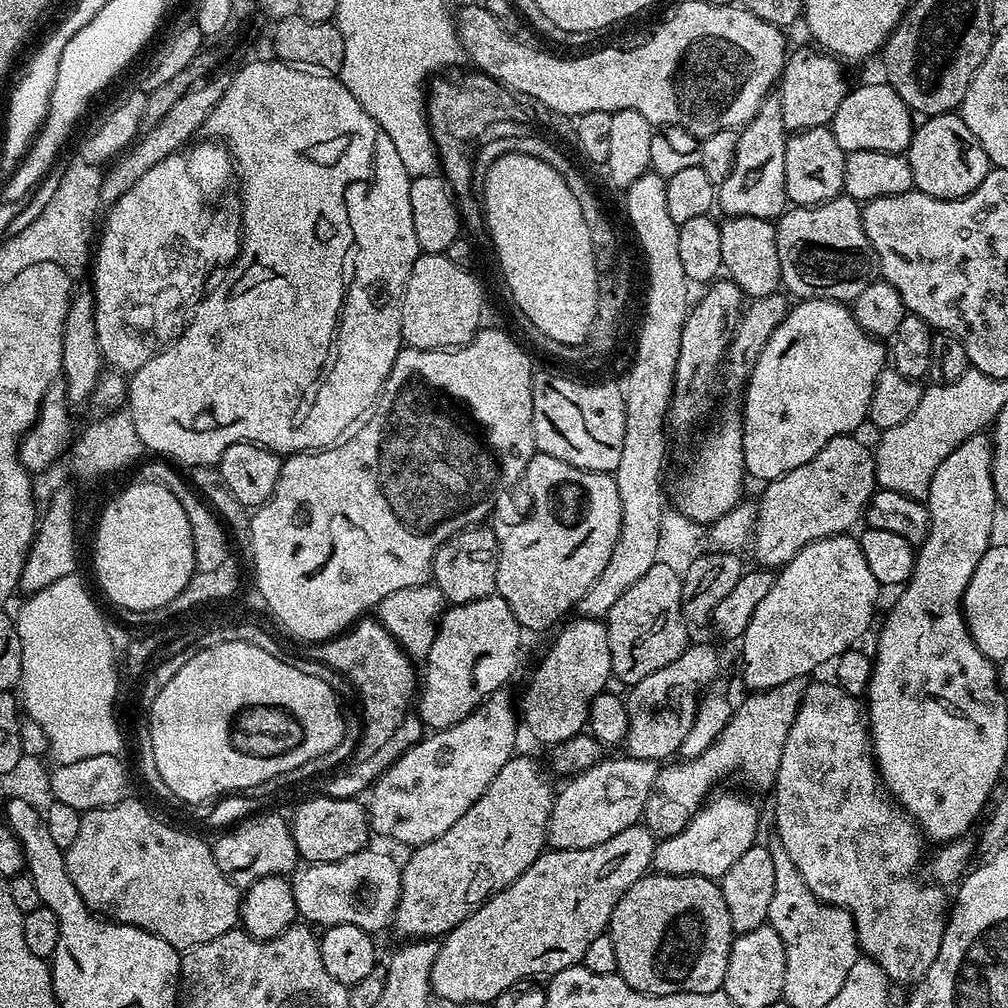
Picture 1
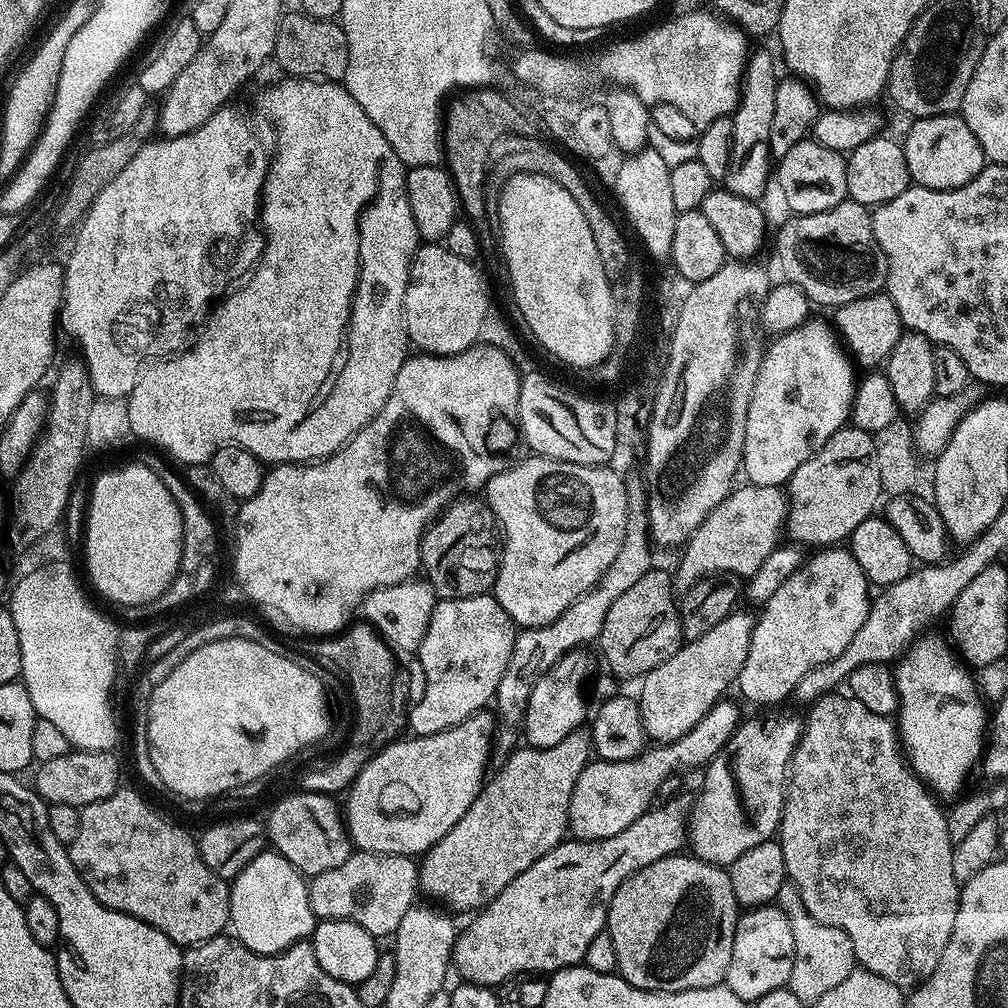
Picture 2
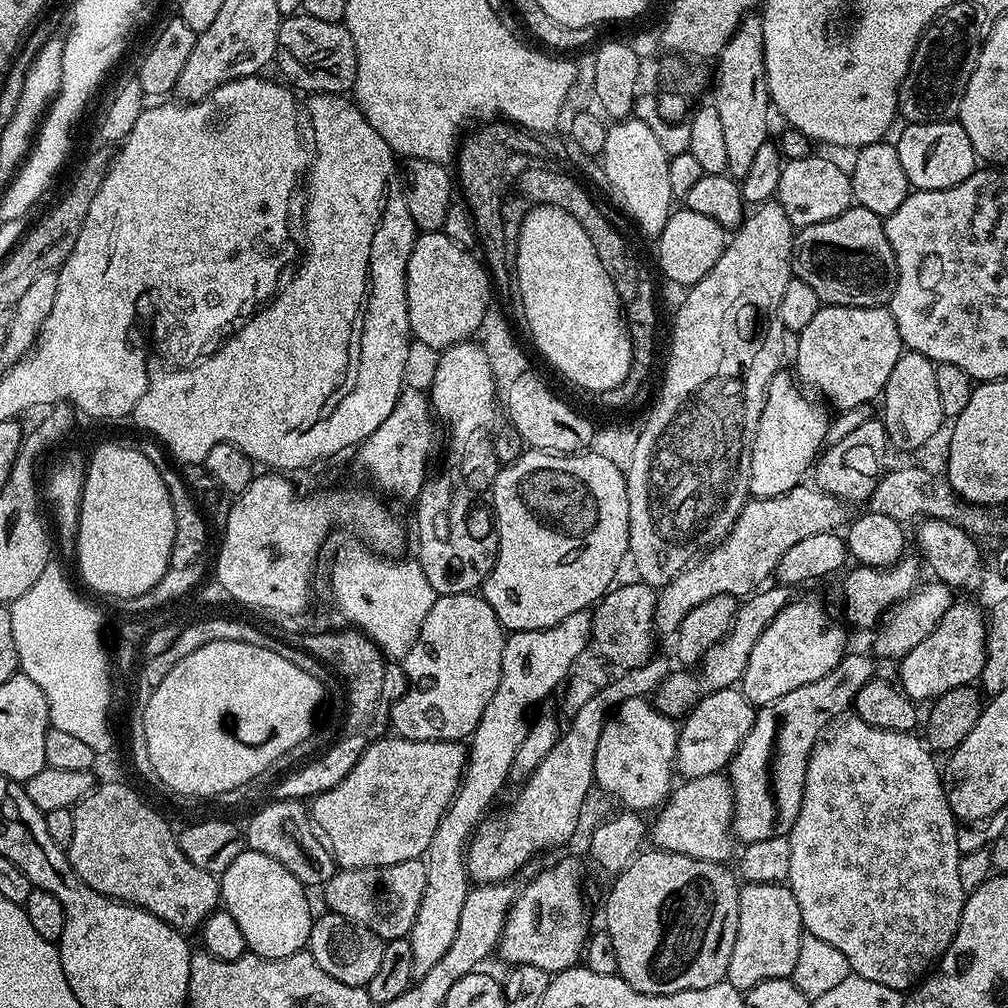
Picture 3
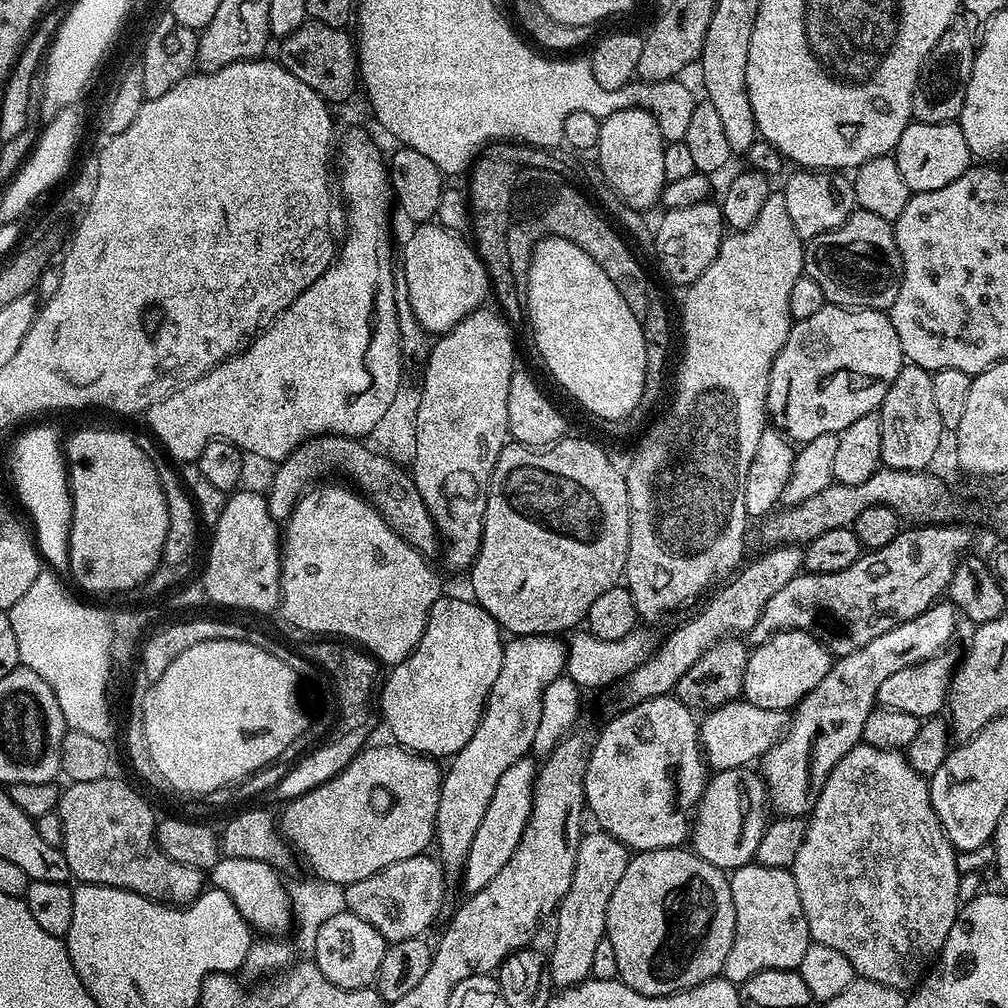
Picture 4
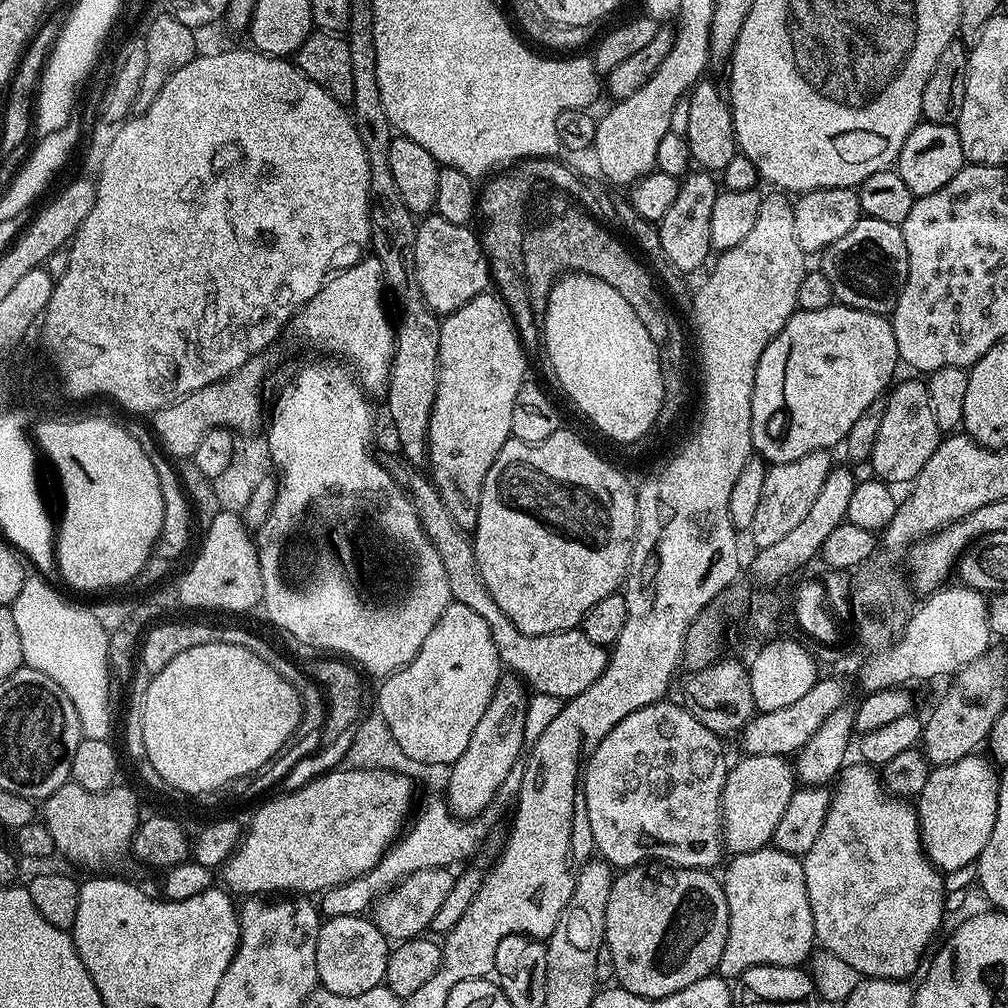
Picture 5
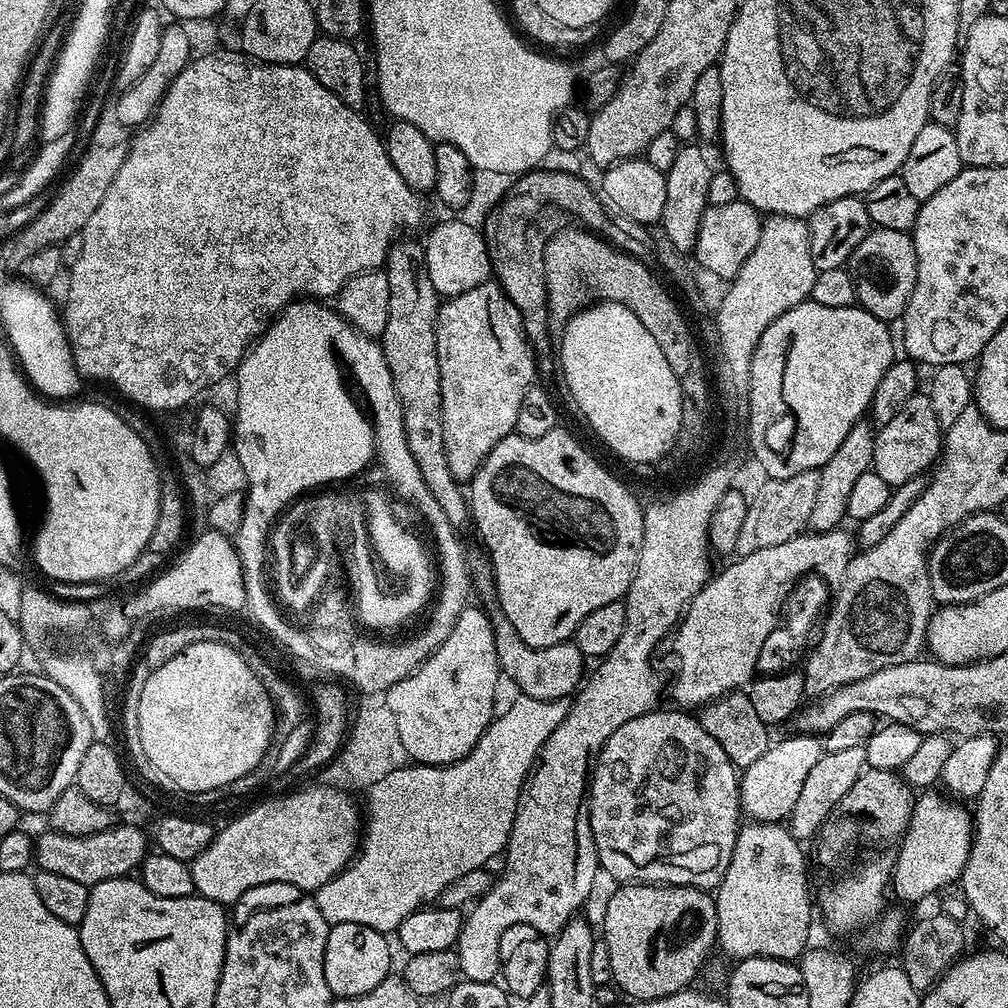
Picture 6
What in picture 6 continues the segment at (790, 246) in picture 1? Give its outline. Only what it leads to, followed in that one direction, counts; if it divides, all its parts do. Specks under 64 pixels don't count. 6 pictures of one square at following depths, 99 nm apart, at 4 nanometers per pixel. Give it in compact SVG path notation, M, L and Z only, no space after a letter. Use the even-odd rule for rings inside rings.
M873 227L866 238L854 246L846 267L852 274L856 287L856 304L859 307L885 322L899 321L903 317L910 302L910 294L914 294L914 282L918 278L918 262L909 233Z

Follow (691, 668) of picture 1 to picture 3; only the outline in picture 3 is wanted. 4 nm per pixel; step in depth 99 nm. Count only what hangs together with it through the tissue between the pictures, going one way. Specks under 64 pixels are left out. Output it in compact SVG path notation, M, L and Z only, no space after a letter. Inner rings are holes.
M761 587L751 593L737 607L736 616L732 619L732 629L718 643L710 646L710 650L700 659L700 663L695 670L669 671L667 678L660 683L660 687L654 693L656 709L663 716L683 718L692 711L692 708L703 696L708 696L712 692L717 692L723 688L739 685L740 679L744 677L746 662L750 658L750 650L754 650L754 642L758 642L762 630L766 630L766 626L770 626L770 622L774 622L777 614L790 603L787 587L768 587Z

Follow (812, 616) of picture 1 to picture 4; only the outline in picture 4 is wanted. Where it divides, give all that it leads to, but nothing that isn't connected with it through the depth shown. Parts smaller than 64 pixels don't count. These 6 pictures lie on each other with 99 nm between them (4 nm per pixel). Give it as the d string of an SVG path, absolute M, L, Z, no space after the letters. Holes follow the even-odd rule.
M808 630L779 632L766 642L755 645L749 651L744 675L743 699L754 706L762 706L766 710L795 709L801 698L810 694L826 678L832 669L834 656L831 656Z

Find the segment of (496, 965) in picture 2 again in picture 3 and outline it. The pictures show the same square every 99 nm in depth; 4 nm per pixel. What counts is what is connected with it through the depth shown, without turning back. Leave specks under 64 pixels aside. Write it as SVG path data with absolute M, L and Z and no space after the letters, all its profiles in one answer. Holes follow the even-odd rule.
M715 772L702 778L684 780L673 787L669 797L655 813L656 821L650 824L650 840L661 852L677 852L699 860L727 861L732 852L734 837L732 835L732 786L727 775ZM568 856L553 868L538 873L524 889L519 889L512 909L508 911L498 945L498 956L505 960L505 965L538 966L549 974L555 974L573 967L581 959L590 935L588 908L580 889L583 880L584 872L579 862Z

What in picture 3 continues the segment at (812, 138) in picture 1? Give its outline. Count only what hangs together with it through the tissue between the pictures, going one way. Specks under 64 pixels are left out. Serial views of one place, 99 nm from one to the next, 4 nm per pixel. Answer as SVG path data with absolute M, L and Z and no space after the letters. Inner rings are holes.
M809 154L797 160L789 160L780 169L776 196L786 210L786 218L790 218L796 230L838 218L838 214L854 204L851 175L845 169L843 172L834 161L816 155Z

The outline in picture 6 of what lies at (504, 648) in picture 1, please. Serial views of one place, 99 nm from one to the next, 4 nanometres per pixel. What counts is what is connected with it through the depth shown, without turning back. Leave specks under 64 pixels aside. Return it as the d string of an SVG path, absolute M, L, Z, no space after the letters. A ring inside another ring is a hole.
M465 606L462 614L458 614L458 622L454 622L454 630L446 634L446 642L442 642L442 646L438 646L438 650L434 650L434 654L430 654L426 662L422 662L410 675L402 678L402 682L388 688L394 726L398 726L407 759L418 764L452 764L470 754L470 750L474 750L494 719L497 711L496 687L500 680L502 681L502 673L498 650L494 650L494 630L490 626L490 618L479 606Z

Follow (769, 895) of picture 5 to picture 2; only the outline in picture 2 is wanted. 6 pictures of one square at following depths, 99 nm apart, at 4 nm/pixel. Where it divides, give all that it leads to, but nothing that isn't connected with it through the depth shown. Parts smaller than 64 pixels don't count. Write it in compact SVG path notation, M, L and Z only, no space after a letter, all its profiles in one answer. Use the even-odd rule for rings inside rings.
M775 903L749 908L736 917L734 950L730 950L730 966L726 966L724 984L734 990L738 998L755 1002L770 994L770 990L788 987L794 958L794 935L787 914Z

